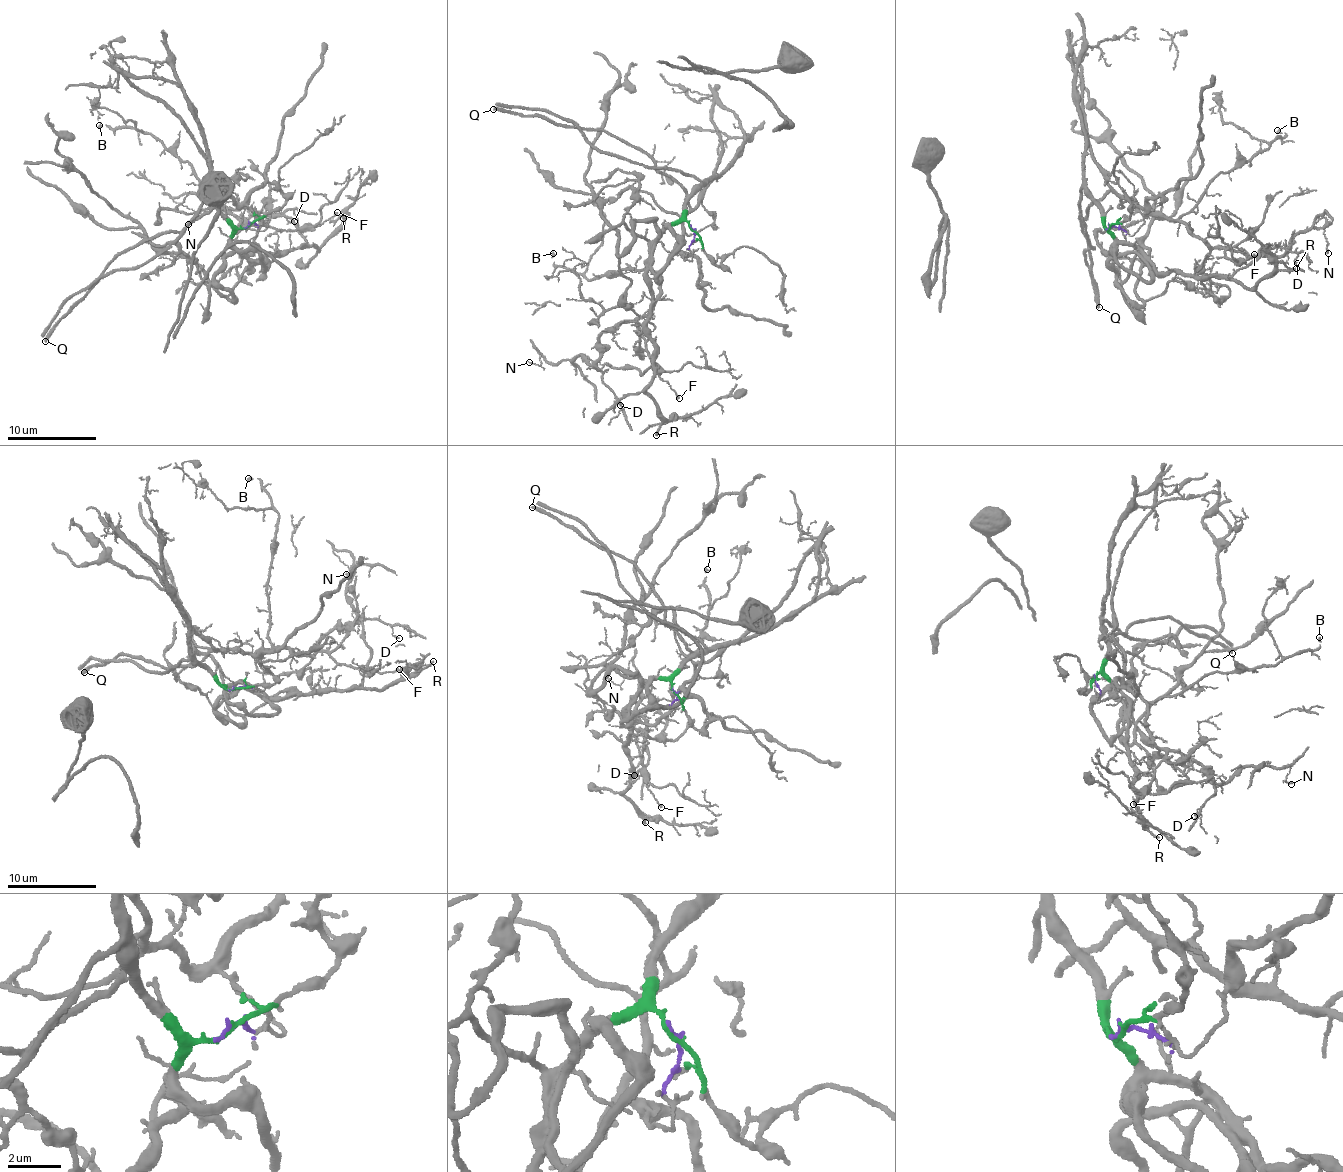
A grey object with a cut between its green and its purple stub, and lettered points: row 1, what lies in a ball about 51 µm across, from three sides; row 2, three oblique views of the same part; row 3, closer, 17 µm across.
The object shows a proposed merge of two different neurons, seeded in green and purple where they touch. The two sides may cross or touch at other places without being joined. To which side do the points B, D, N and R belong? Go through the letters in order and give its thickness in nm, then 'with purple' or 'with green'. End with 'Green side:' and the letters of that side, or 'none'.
B: calibre 160 nm; with purple
D: calibre 140 nm; with purple
N: calibre 120 nm; with purple
R: calibre 160 nm; with green
Green side: R

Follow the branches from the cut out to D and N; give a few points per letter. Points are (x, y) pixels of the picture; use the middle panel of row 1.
D: (692, 228), (692, 257), (676, 252), (661, 274), (654, 307), (616, 323), (599, 338), (597, 366), (619, 406)
N: (692, 228), (692, 257), (676, 252), (654, 307), (601, 334), (592, 365), (535, 346), (540, 365), (528, 362)

